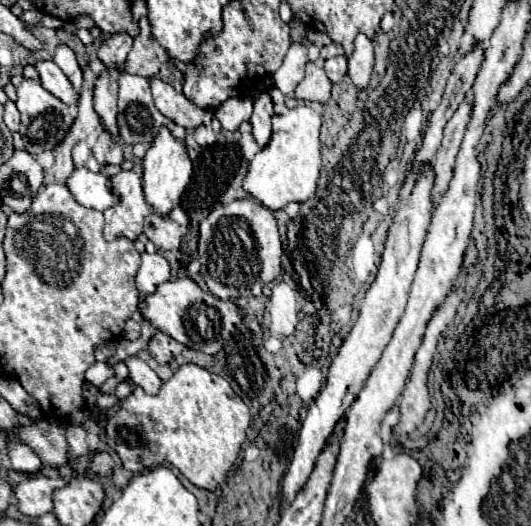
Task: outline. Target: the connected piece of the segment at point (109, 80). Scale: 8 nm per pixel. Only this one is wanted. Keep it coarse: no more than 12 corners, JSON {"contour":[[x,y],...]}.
{"contour":[[126,63],[104,67],[94,87],[94,109],[118,141],[118,79]]}

